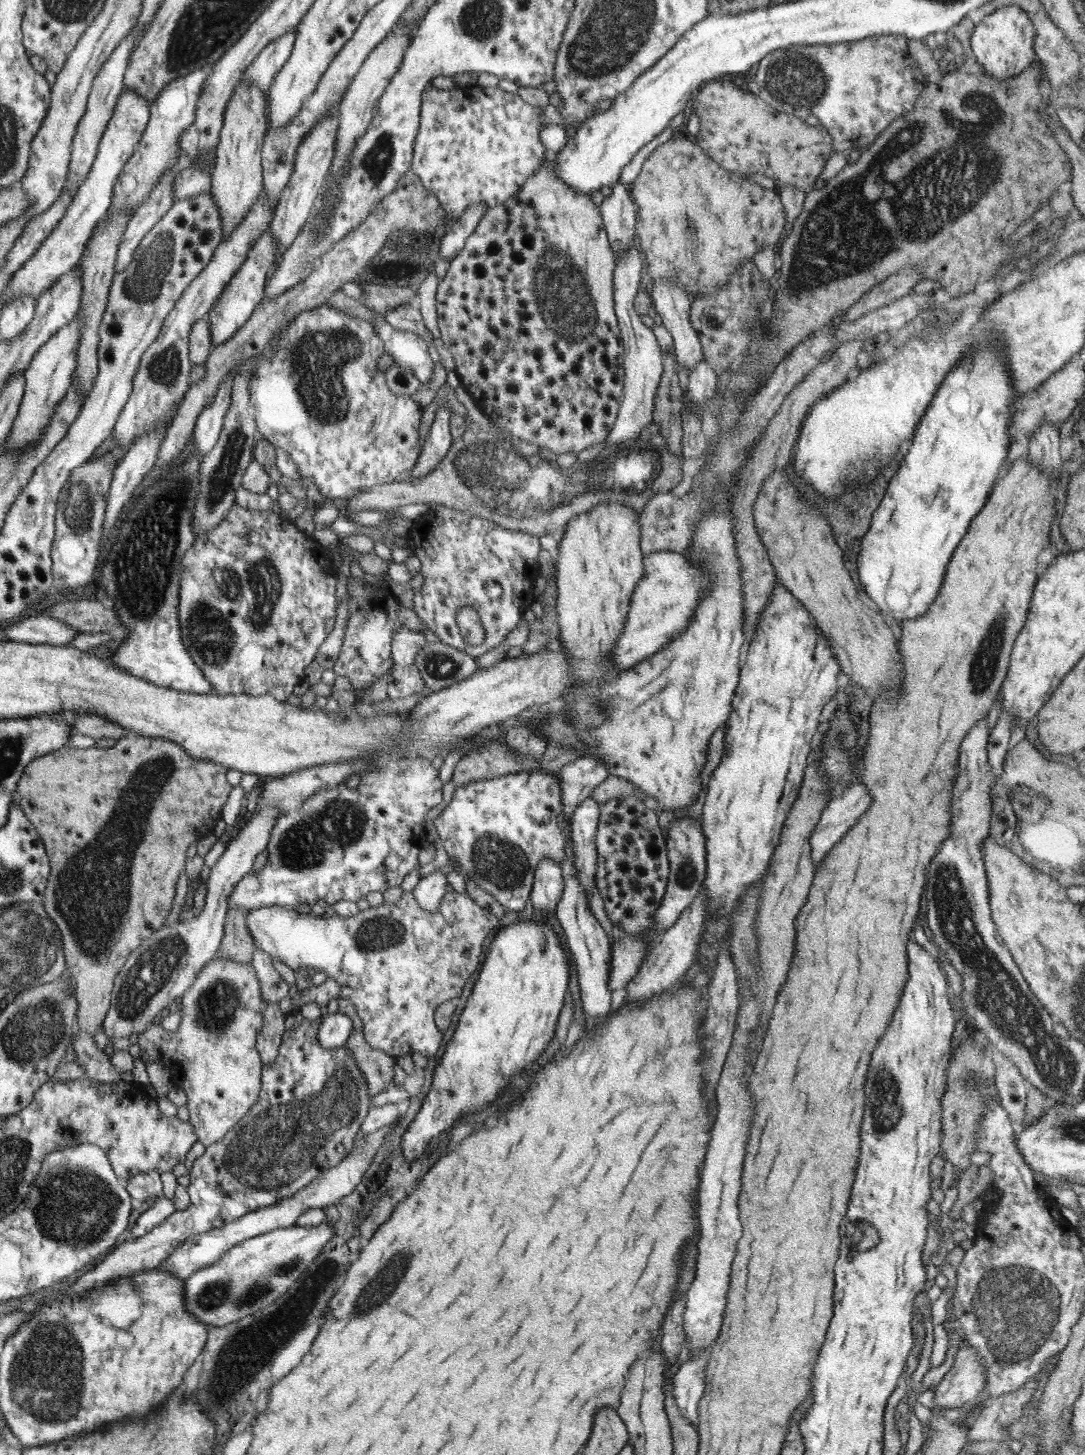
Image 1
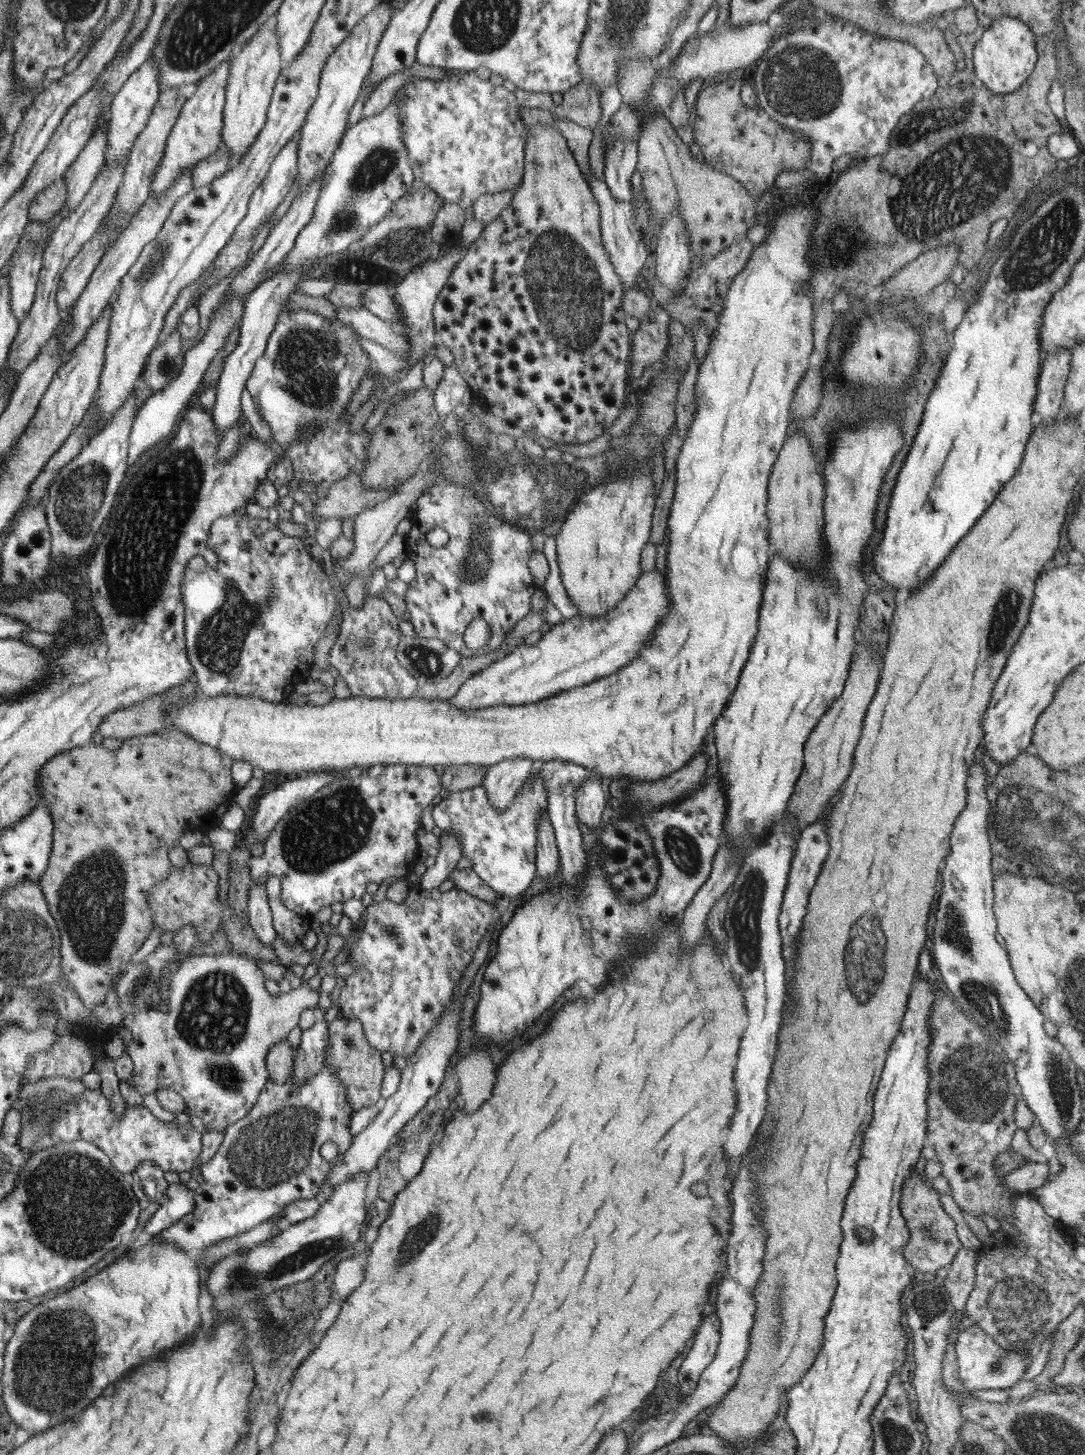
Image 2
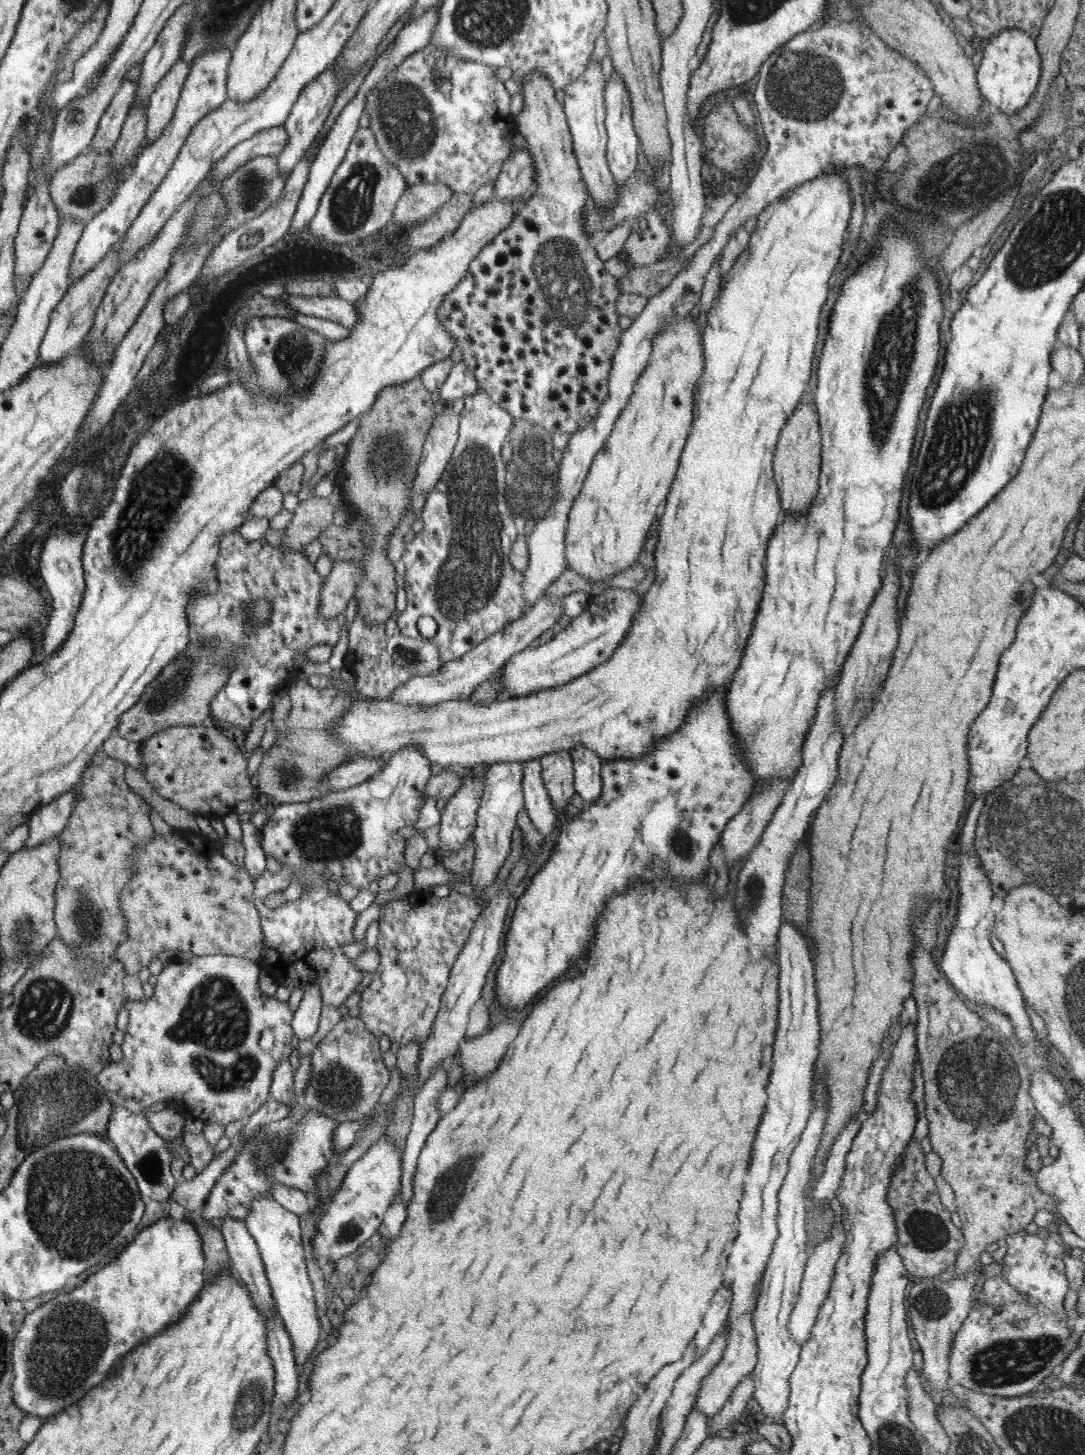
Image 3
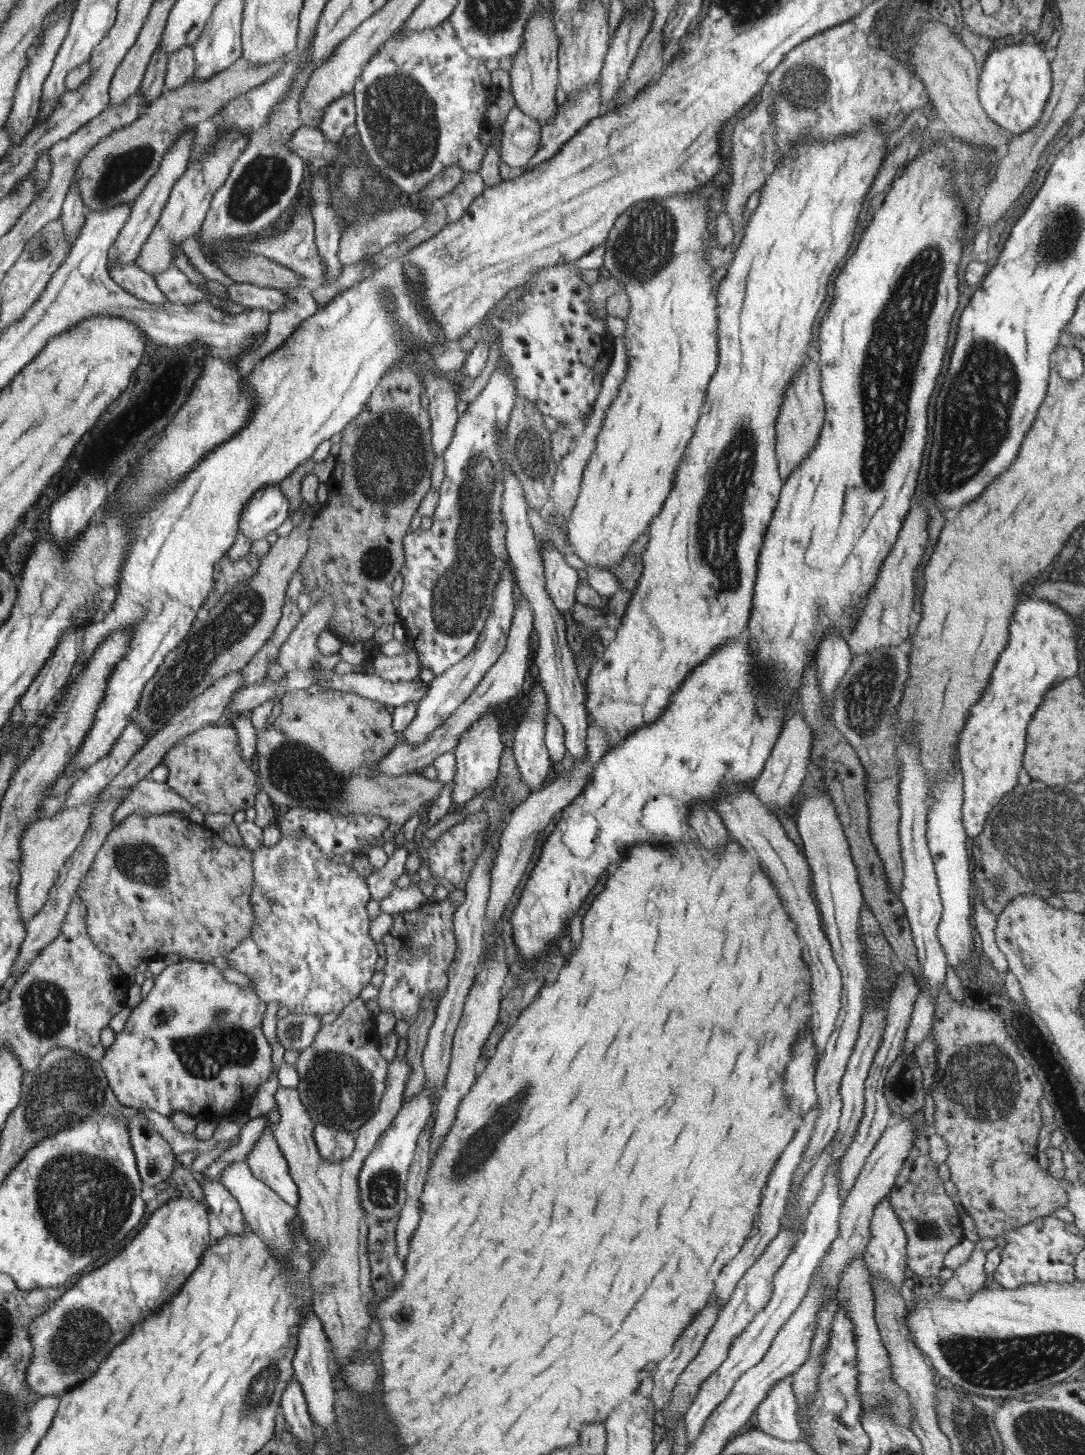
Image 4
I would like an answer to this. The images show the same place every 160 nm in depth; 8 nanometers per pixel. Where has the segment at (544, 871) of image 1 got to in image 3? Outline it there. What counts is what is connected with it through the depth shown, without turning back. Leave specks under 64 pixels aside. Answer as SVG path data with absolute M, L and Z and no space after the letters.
M534 758L521 762L523 767L521 786L524 810L527 811L527 816L537 832L541 834L542 838L547 838L553 832L553 822L558 816L550 804L547 791L543 786L538 760L539 758Z

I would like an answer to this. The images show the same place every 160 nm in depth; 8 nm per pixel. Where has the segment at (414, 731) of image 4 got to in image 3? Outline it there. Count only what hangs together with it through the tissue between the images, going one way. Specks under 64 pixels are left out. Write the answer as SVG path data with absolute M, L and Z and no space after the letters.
M404 746L395 754L386 757L386 763L379 773L371 775L367 782L355 786L329 791L320 797L309 799L308 802L280 803L272 805L273 813L261 826L260 847L264 856L272 856L277 863L292 866L296 870L310 870L330 880L339 880L350 884L358 892L367 889L367 882L378 880L385 874L396 873L405 866L403 848L406 839L397 834L399 828L411 826L423 806L423 798L419 798L419 790L428 784L429 761L414 746Z

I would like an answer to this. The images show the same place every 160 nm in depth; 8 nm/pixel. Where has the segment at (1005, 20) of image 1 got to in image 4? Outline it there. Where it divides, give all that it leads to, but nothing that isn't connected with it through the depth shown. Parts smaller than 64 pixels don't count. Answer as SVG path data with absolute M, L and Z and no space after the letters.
M1008 42L985 58L977 86L978 101L986 116L1009 136L1039 122L1051 88L1050 64L1042 48L1027 42Z

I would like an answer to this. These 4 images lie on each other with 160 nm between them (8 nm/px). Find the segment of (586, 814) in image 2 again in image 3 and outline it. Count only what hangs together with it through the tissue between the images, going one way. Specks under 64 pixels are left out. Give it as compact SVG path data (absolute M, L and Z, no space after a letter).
M574 746L569 754L573 760L575 791L581 797L583 808L587 808L602 794L600 766L603 761L584 746Z

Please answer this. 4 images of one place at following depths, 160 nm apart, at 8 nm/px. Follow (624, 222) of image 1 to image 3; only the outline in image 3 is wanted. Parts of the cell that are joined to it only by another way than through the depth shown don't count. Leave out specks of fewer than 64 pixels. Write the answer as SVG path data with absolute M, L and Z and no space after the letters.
M611 72L610 78L603 88L604 104L604 130L606 133L605 156L606 163L613 177L615 185L623 185L628 178L635 176L637 168L637 146L638 138L633 131L633 121L631 121L631 108L629 103L629 93L625 89L625 83L617 72Z

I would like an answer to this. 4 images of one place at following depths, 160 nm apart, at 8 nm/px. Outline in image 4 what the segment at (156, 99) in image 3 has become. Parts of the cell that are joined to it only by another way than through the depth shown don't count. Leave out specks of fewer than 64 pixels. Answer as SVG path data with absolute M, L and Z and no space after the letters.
M188 44L187 47L179 49L167 58L164 89L171 91L188 83L194 70L193 46Z

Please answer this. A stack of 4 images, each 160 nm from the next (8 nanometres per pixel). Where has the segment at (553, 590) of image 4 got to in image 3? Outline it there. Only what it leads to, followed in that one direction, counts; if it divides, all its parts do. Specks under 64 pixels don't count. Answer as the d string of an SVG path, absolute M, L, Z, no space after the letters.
M549 599L538 600L527 614L500 628L459 660L445 662L429 676L409 677L405 684L398 686L392 692L389 699L408 705L432 705L449 699L467 699L474 691L474 686L483 682L489 675L493 675L495 671L499 671L513 653L528 647L543 630L548 628L557 630L557 620L561 616L562 609L563 599L559 599L557 603L551 603Z

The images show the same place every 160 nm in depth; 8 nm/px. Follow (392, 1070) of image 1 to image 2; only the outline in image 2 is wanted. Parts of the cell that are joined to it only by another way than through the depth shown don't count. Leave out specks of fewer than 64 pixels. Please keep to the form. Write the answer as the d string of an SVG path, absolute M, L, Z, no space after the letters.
M337 1019L329 1024L329 1041L326 1050L326 1064L335 1080L346 1087L346 1102L350 1104L352 1112L367 1108L369 1105L380 1105L383 1100L381 1084L384 1083L385 1056L369 1045L364 1034L364 1026L359 1020Z

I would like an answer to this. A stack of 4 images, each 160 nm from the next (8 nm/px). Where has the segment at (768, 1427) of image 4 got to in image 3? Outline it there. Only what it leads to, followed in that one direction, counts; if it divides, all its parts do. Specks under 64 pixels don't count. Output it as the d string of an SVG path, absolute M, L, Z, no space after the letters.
M817 1081L812 1089L814 1107L805 1128L801 1131L797 1145L789 1154L788 1169L777 1191L778 1235L762 1272L761 1288L752 1312L752 1327L756 1340L756 1363L750 1374L750 1379L753 1381L752 1396L765 1418L773 1418L773 1420L781 1420L782 1412L787 1408L788 1378L797 1364L800 1351L799 1345L790 1339L787 1323L789 1313L797 1301L800 1280L808 1257L807 1250L804 1248L807 1235L804 1227L806 1216L802 1194L810 1177L810 1166L813 1166L813 1158L817 1154L822 1128L825 1126L826 1098L823 1081Z

